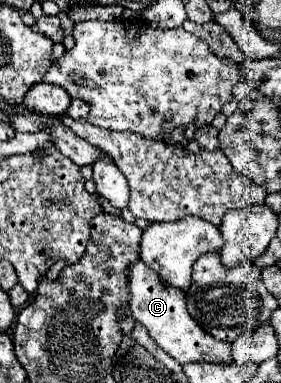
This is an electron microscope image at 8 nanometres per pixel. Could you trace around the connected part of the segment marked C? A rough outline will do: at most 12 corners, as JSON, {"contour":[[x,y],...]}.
{"contour":[[142,261],[126,269],[128,311],[180,365],[232,363],[186,293]]}

